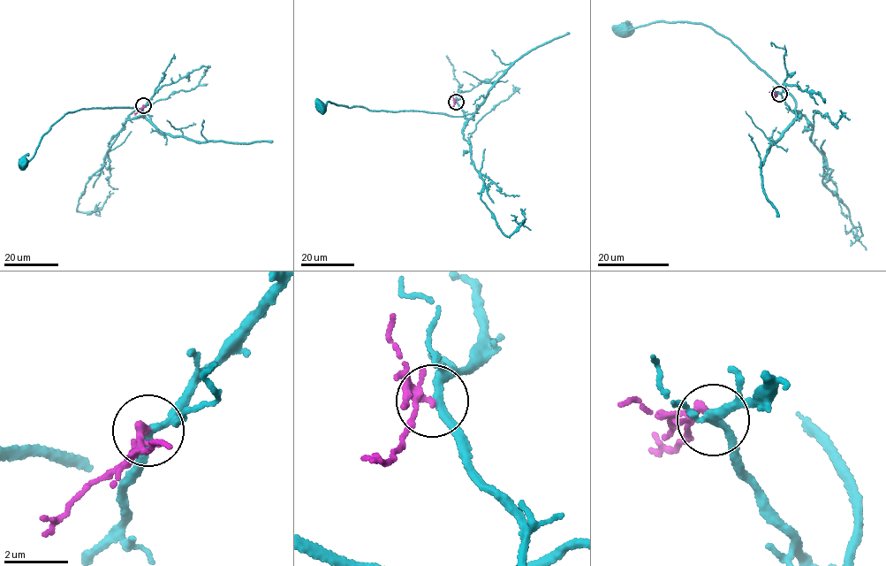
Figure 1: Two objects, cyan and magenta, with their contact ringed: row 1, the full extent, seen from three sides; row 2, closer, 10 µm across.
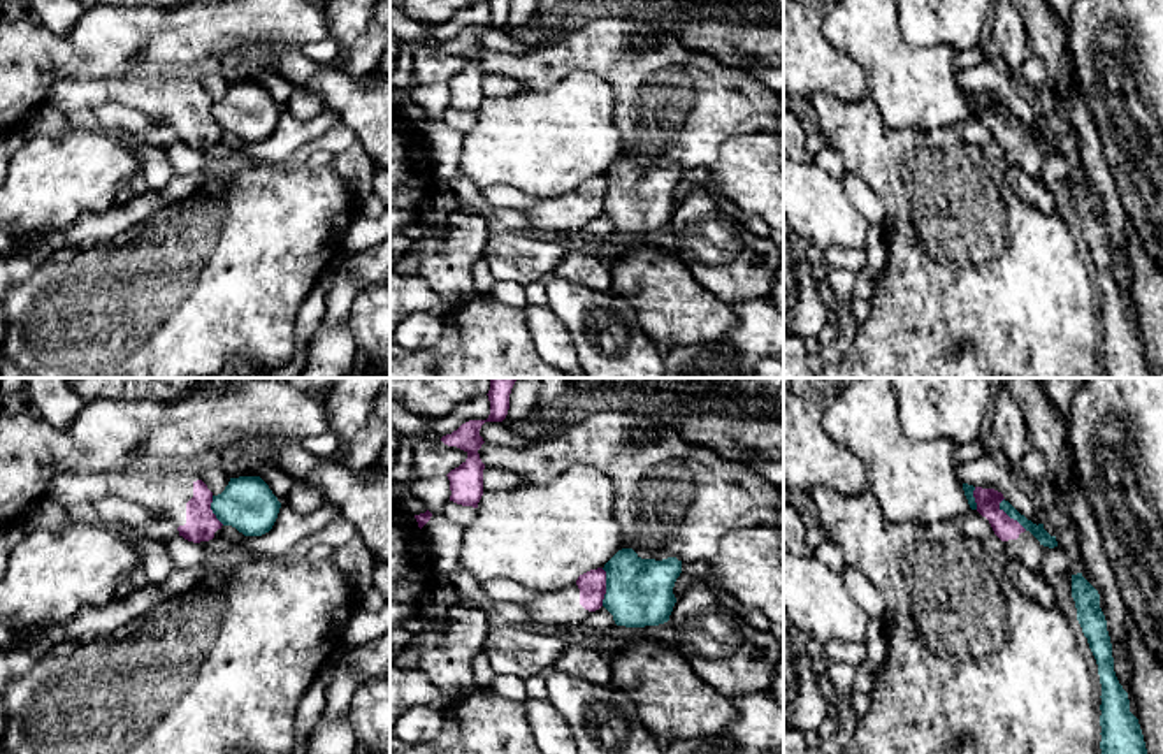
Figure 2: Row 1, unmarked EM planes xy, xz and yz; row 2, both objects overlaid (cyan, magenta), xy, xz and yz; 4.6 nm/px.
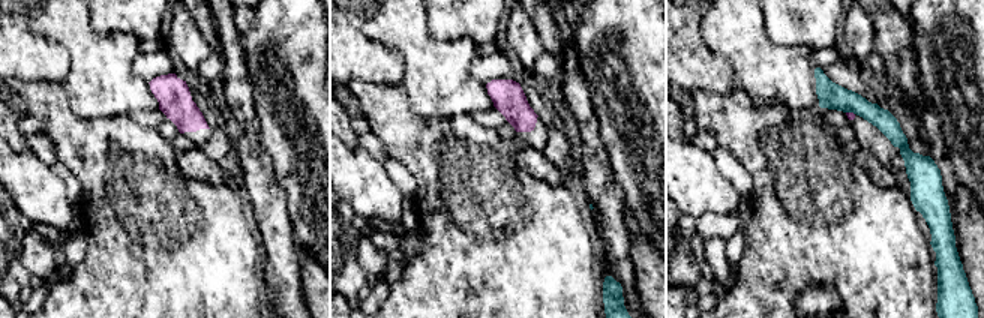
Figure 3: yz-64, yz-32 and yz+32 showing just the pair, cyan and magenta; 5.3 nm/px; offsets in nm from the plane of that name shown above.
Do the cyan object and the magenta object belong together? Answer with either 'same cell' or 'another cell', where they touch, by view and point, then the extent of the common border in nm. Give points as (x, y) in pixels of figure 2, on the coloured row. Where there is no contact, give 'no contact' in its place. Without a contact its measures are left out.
another cell; meets cyan in xz at (606, 587); contact 180 nm long

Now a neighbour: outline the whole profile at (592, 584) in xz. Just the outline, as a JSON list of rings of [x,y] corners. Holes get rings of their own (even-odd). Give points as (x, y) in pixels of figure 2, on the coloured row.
[[[590,569],[560,591],[538,592],[524,606],[534,624],[555,627],[583,626],[585,619],[603,606],[606,594],[606,571]]]

